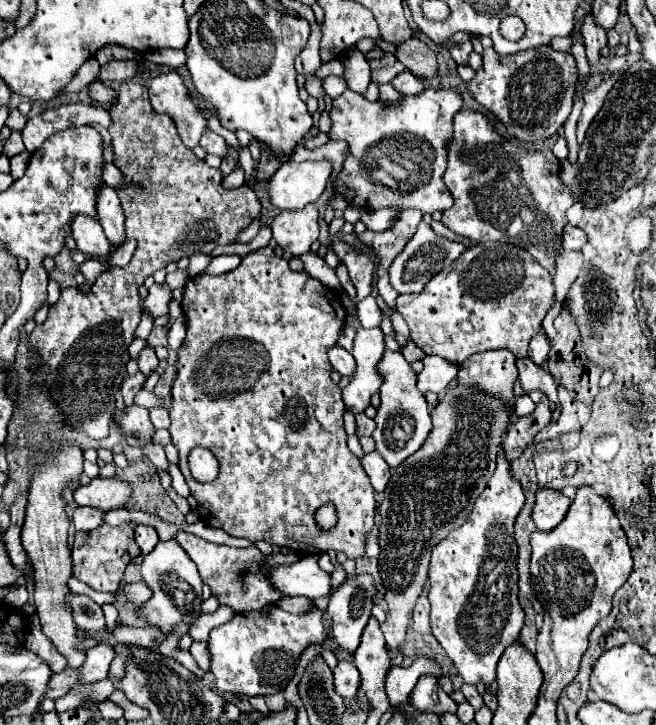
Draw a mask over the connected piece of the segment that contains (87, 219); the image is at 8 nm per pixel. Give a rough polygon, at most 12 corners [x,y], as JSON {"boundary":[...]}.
{"boundary":[[74,216],[70,224],[84,254],[106,256],[110,242],[92,216]]}

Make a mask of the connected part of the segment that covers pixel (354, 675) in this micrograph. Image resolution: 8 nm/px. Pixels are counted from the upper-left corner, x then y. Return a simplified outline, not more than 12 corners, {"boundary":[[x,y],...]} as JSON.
{"boundary":[[338,662],[336,692],[350,704],[360,688],[352,662]]}

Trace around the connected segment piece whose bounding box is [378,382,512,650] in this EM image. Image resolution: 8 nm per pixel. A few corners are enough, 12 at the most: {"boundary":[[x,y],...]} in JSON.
{"boundary":[[452,382],[432,432],[384,490],[380,576],[390,650],[432,548],[486,488],[510,426]]}

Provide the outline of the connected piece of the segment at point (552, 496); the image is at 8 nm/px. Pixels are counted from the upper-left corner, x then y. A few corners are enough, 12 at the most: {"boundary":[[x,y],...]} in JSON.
{"boundary":[[540,488],[532,520],[550,532],[564,520],[572,500],[562,492]]}

